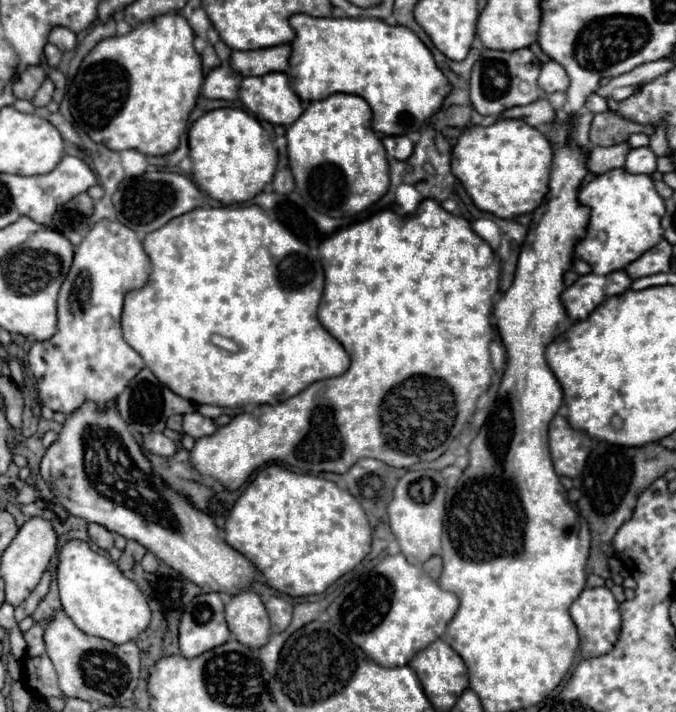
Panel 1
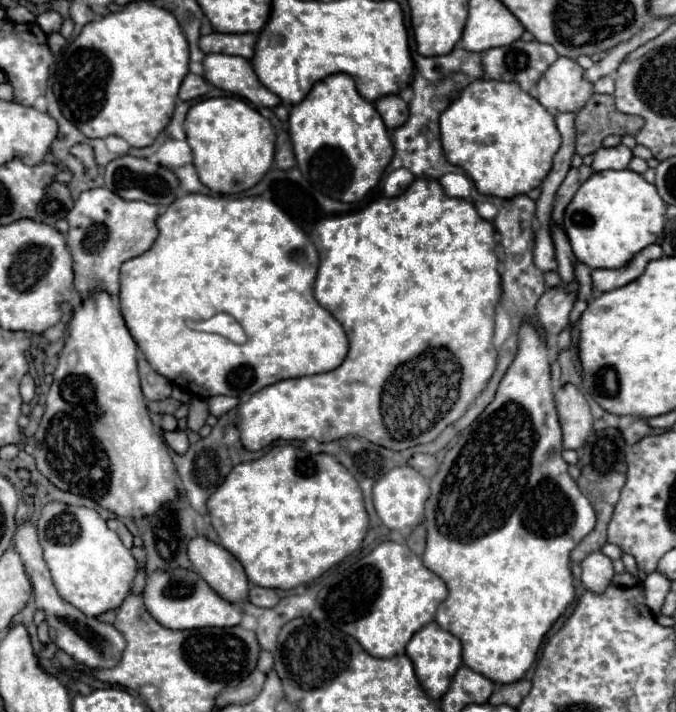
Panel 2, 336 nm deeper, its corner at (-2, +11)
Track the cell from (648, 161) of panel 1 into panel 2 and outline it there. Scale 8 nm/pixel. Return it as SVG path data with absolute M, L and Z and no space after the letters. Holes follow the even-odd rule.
M617 145L611 149L597 149L595 159L591 167L595 171L605 171L605 169L627 169L633 159L633 153L625 145Z

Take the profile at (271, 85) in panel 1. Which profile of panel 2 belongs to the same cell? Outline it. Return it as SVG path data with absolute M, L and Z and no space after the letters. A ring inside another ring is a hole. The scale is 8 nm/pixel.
M215 53L215 55L207 55L203 59L203 67L205 67L203 77L211 85L225 89L233 95L239 95L239 97L251 101L255 107L261 107L261 105L277 107L281 103L281 99L273 91L269 91L267 87L261 85L251 63L243 57Z

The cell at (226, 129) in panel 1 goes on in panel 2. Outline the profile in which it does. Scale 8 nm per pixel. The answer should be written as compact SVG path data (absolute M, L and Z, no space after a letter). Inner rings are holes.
M235 97L204 98L191 105L185 119L187 143L193 149L191 163L213 193L239 195L257 185L273 163L275 131L271 123L245 100Z

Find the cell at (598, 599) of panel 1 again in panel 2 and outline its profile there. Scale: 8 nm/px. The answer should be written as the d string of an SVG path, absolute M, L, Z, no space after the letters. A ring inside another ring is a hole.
M601 551L587 555L581 561L581 569L583 569L583 573L581 573L583 589L591 591L595 595L605 593L605 589L611 585L613 575L615 575L611 559L605 557Z

